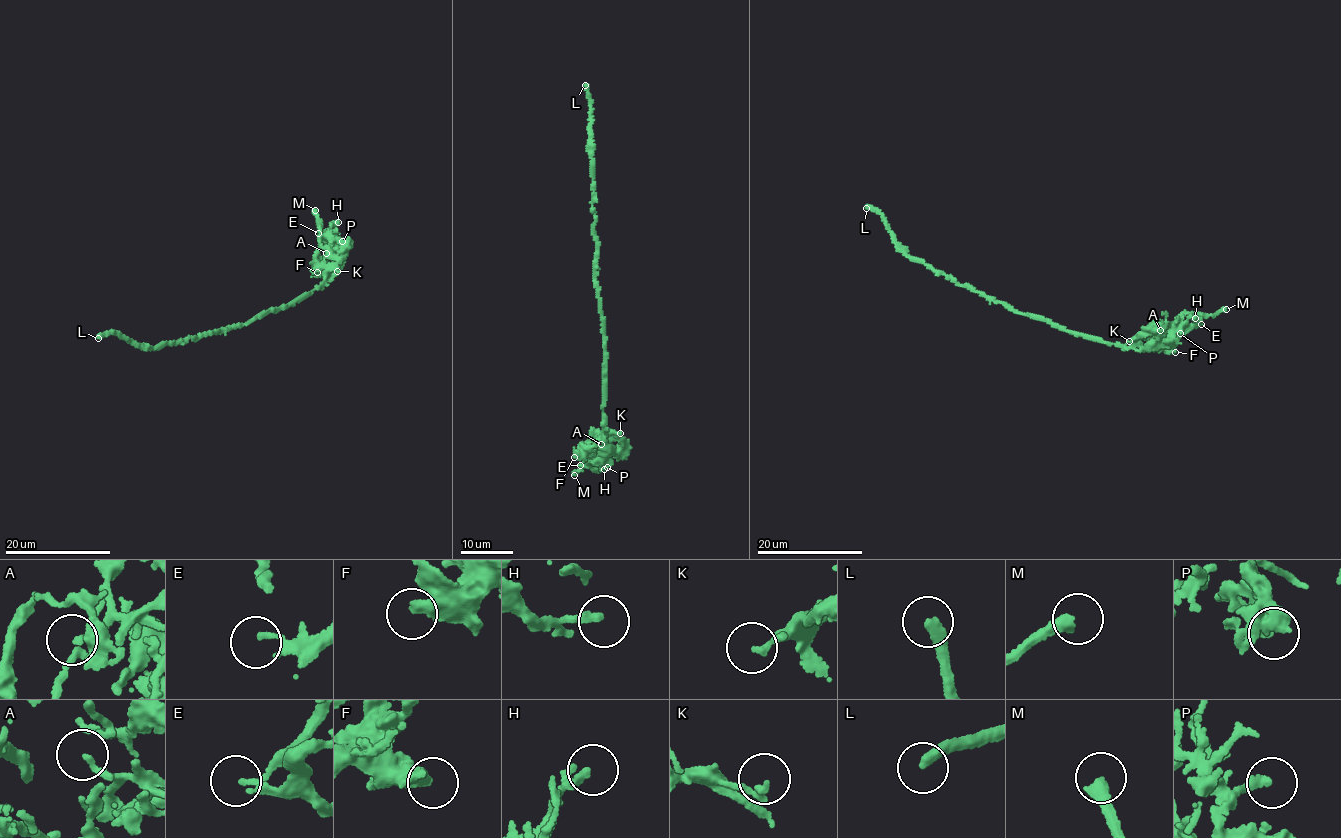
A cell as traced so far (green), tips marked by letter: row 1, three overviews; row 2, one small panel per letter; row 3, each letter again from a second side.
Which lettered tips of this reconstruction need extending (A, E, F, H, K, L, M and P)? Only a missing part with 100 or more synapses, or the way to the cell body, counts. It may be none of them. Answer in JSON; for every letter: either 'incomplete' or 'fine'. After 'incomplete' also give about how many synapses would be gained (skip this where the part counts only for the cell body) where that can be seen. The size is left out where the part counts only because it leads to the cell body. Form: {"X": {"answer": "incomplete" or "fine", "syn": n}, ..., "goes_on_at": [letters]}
{"A": {"answer": "fine"}, "E": {"answer": "fine"}, "F": {"answer": "fine"}, "H": {"answer": "fine"}, "K": {"answer": "fine"}, "L": {"answer": "fine"}, "M": {"answer": "incomplete", "syn": 130}, "P": {"answer": "fine"}, "goes_on_at": ["M"]}

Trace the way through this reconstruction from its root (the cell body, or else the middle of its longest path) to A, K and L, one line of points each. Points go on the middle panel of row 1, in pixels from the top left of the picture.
A: (602, 311), (605, 354), (603, 443), (616, 453), (601, 444)
K: (602, 311), (603, 430), (619, 435), (620, 433)
L: (602, 311), (595, 276), (597, 244), (593, 235), (590, 111), (585, 85)

